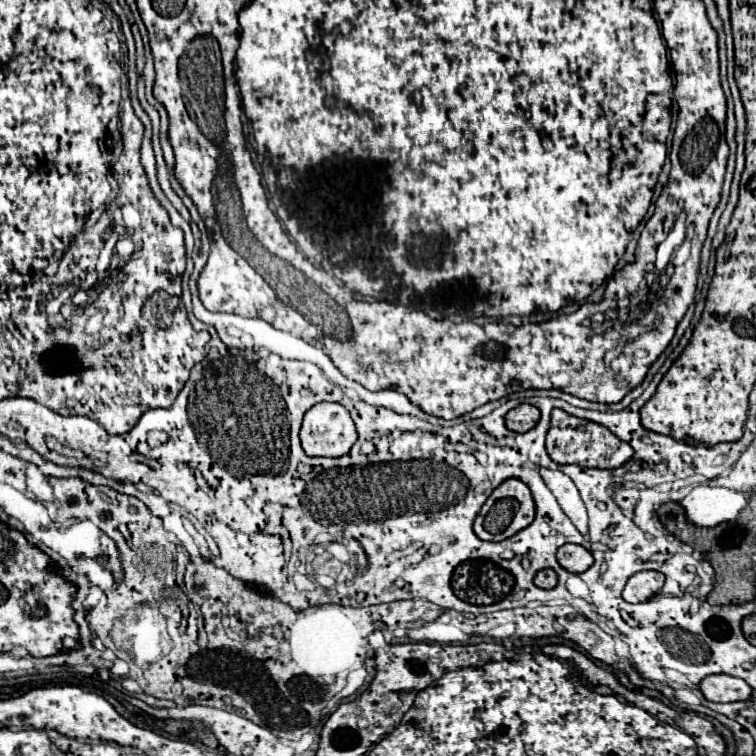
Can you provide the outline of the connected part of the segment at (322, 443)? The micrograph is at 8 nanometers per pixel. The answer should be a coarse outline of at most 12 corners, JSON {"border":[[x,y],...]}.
{"border":[[313,405],[301,425],[309,457],[341,457],[357,441],[349,411]]}

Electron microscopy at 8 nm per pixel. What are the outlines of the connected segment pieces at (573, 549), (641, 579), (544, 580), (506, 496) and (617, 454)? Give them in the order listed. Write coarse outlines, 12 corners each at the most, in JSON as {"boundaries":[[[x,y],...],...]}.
{"boundaries":[[[565,543],[557,561],[571,573],[583,573],[595,559],[585,547]],[[639,571],[629,577],[623,599],[641,603],[665,583],[659,571]],[[541,569],[535,575],[535,585],[553,589],[557,575],[553,569]],[[505,479],[483,505],[483,527],[507,539],[535,517],[529,487]],[[553,409],[547,453],[559,465],[617,469],[631,445]]]}

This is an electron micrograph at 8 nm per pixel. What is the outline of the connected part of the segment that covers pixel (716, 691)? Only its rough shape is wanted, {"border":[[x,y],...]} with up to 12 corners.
{"border":[[731,675],[701,681],[709,701],[747,701],[753,689]]}

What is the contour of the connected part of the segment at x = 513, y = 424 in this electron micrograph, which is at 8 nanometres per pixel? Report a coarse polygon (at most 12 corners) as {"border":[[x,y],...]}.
{"border":[[521,403],[507,415],[513,431],[537,425],[539,409]]}

